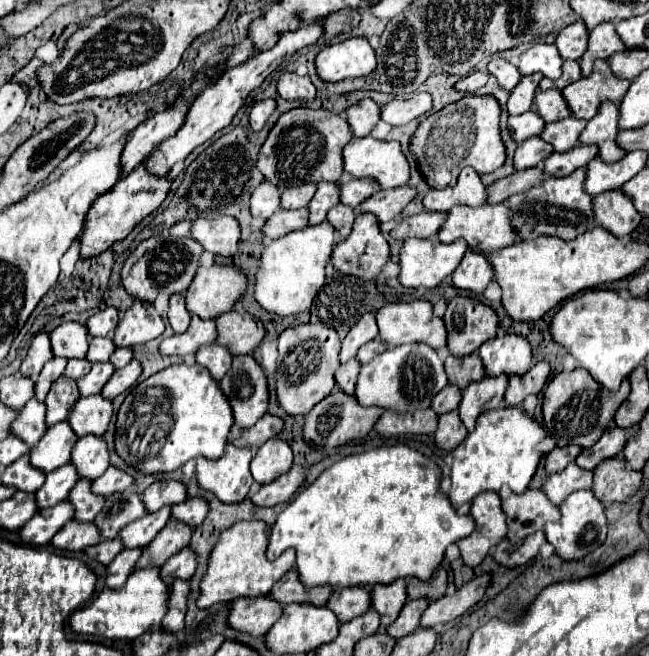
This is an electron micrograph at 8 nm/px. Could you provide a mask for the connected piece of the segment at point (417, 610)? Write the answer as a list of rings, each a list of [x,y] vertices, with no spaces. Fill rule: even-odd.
[[[418,598],[418,600],[408,600],[400,612],[400,616],[396,618],[396,622],[392,622],[392,626],[386,628],[386,632],[394,638],[402,638],[402,636],[408,636],[412,634],[418,624],[420,624],[420,618],[424,614],[424,610],[428,608],[430,600],[428,598]]]

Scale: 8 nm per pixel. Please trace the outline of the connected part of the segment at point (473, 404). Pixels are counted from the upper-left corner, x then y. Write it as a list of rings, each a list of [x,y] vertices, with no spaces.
[[[498,374],[498,376],[484,376],[482,380],[470,382],[464,388],[458,412],[468,432],[474,430],[476,418],[478,414],[482,414],[482,410],[504,406],[506,386],[508,386],[506,374]]]

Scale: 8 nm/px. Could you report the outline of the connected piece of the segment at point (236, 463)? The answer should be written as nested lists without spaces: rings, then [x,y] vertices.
[[[228,444],[218,460],[198,458],[196,478],[204,490],[212,490],[222,502],[240,502],[252,486],[250,474],[252,452]]]

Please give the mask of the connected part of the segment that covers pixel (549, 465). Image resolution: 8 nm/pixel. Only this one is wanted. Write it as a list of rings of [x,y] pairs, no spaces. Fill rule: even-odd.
[[[564,446],[564,448],[554,448],[552,452],[546,454],[546,472],[548,474],[556,474],[560,470],[564,470],[570,462],[576,460],[576,456],[582,452],[582,446]]]

